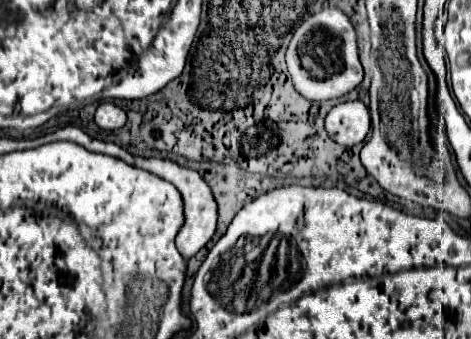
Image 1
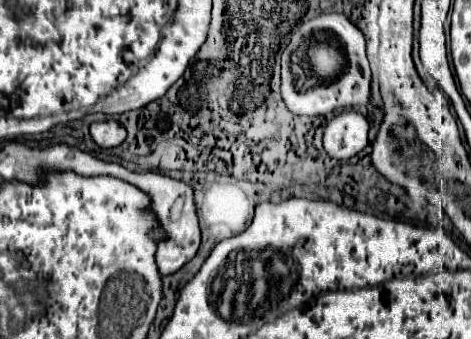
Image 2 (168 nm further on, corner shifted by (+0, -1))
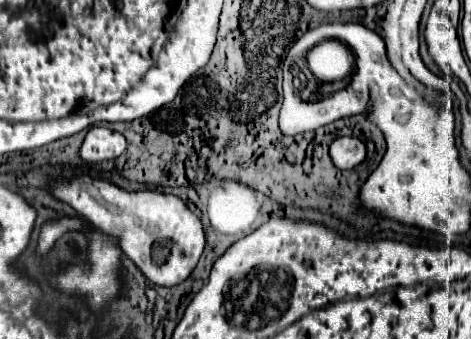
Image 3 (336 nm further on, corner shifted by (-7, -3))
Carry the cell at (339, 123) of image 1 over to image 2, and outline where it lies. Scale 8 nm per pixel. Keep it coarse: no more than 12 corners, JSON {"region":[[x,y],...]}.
{"region":[[345,109],[327,123],[323,147],[339,161],[365,149],[367,119]]}

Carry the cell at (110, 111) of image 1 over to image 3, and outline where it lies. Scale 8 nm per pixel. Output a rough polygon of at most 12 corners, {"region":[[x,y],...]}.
{"region":[[92,127],[80,149],[84,161],[116,159],[126,137],[106,127]]}

